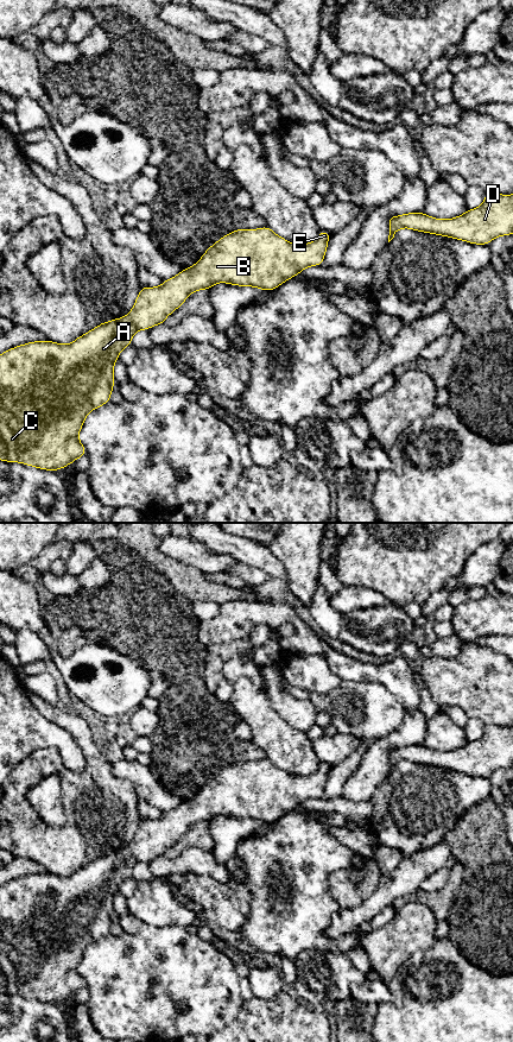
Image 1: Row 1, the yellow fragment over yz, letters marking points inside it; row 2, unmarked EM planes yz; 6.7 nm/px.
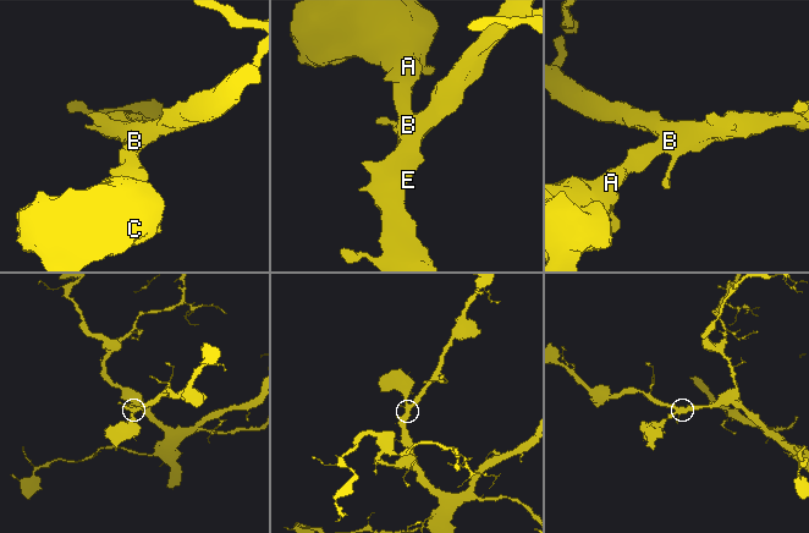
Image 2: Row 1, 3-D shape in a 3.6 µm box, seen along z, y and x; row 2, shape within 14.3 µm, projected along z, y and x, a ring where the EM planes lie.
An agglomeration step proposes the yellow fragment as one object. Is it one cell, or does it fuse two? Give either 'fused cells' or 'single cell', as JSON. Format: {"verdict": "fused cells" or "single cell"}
{"verdict": "single cell"}

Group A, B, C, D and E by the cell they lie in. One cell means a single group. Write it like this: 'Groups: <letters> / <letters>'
Groups: A B C D E

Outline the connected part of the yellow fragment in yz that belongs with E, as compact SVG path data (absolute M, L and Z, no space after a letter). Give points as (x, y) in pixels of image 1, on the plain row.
M268 758L258 762L238 762L223 768L208 779L201 791L189 801L163 814L160 819L141 819L135 835L127 848L102 854L69 877L45 873L24 876L0 886L0 992L19 994L44 1003L62 1002L78 990L87 989L78 967L88 946L110 934L114 922L114 896L119 885L132 877L137 863L148 863L165 857L165 851L176 844L191 825L208 822L217 815L236 819L253 819L273 823L284 814L296 809L310 798L321 798L332 765L319 763L318 770L309 776L292 776L276 766Z

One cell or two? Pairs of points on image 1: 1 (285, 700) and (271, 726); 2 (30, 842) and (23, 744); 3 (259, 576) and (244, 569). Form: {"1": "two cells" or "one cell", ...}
{"1": "two cells", "2": "two cells", "3": "one cell"}

